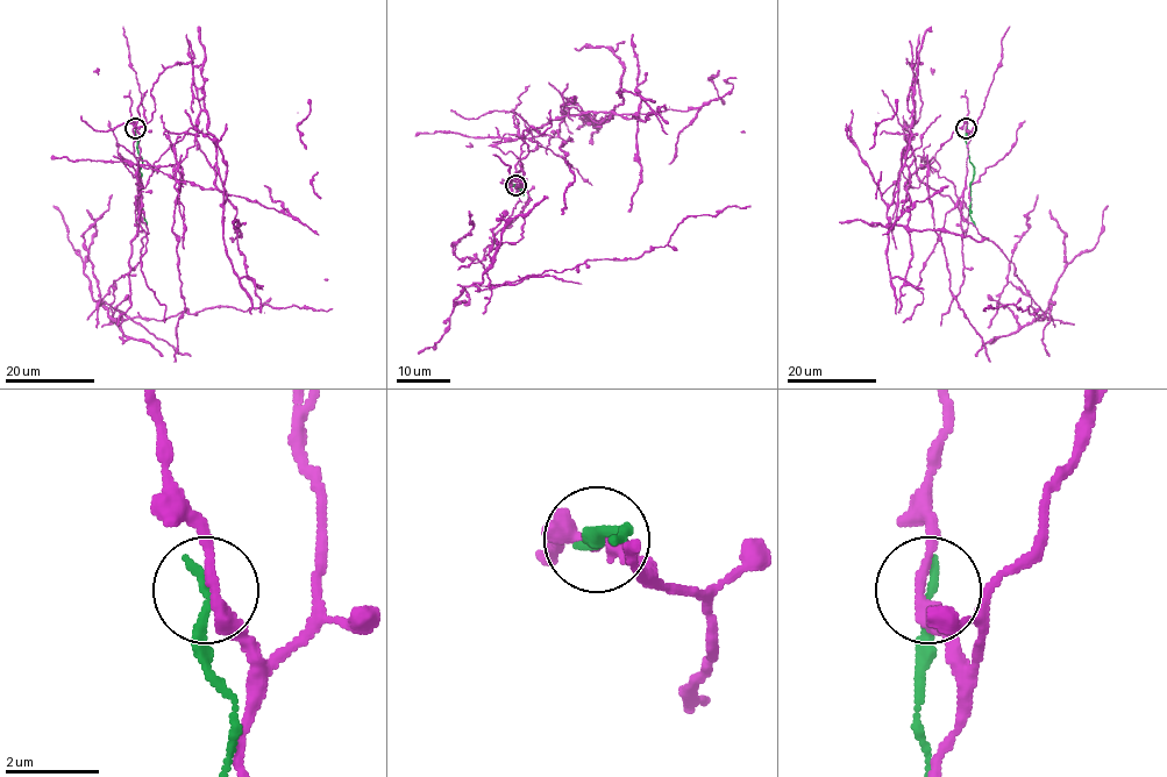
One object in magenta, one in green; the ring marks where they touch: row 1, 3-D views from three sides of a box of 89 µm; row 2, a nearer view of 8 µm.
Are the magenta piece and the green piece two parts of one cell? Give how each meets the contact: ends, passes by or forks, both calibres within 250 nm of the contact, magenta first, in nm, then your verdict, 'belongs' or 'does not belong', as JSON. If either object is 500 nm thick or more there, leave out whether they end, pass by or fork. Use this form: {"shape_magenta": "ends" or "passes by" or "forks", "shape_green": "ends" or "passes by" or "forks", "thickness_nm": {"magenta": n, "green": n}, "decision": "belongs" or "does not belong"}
{"shape_magenta": "passes by", "shape_green": "ends", "thickness_nm": {"magenta": 260, "green": 240}, "decision": "does not belong"}

